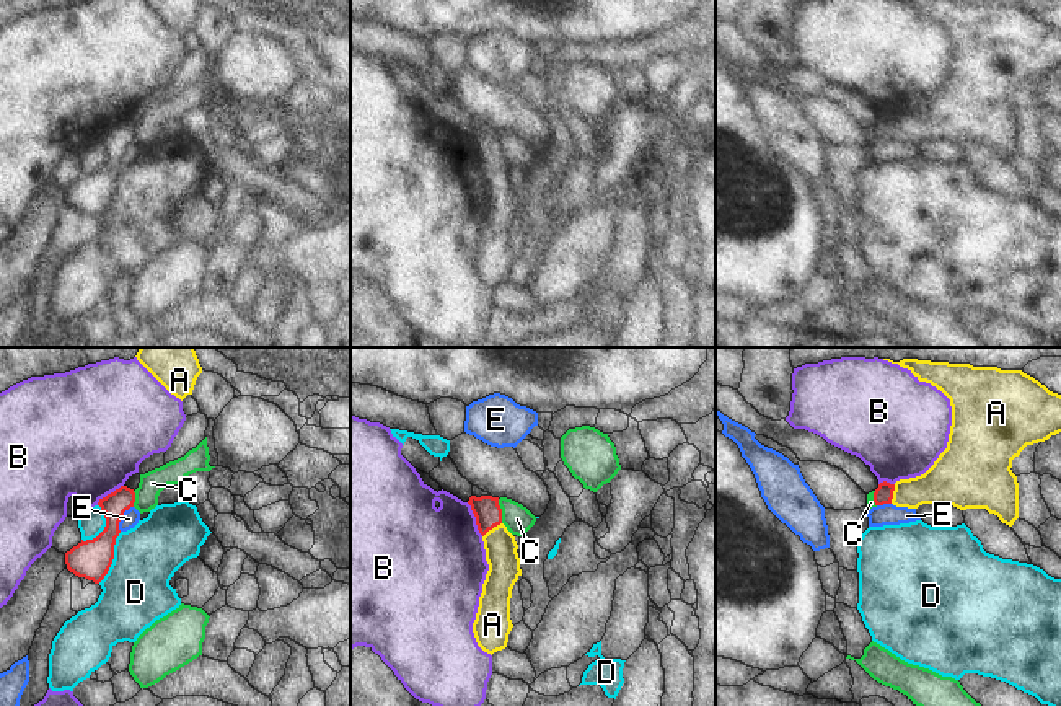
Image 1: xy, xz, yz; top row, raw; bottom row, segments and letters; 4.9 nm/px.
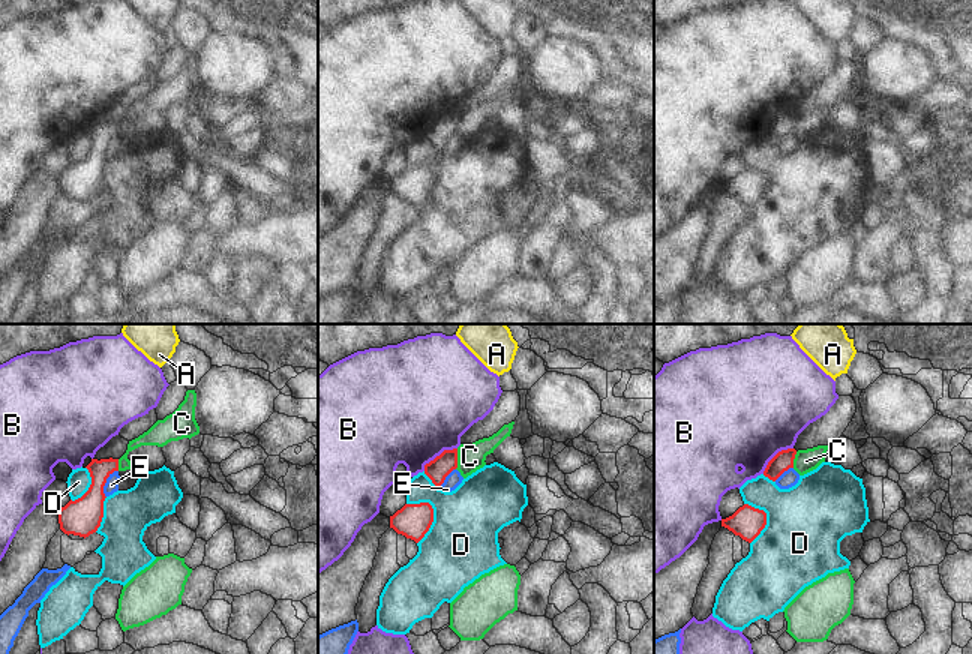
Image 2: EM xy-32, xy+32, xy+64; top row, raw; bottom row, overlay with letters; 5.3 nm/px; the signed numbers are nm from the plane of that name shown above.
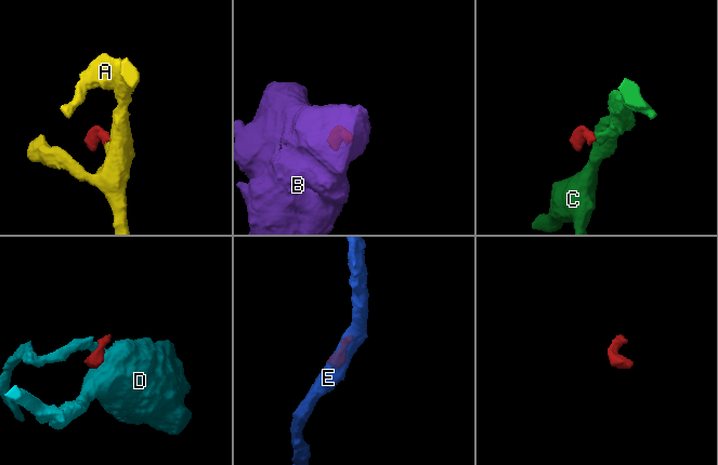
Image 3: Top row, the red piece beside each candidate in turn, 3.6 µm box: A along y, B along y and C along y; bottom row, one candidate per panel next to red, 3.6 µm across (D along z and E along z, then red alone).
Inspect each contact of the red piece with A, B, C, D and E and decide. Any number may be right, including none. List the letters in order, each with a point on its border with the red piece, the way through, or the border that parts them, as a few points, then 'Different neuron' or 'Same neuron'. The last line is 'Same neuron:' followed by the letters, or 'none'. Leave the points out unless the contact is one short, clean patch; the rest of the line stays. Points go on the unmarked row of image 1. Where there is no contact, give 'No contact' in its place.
A: Touches red at xz (491, 163). Path across: xz (486, 144), (491, 163), (501, 183). Same neuron
B: Touches red at xz (476, 154). Different neuron
C: Touches red at xz (501, 145). Boundary: xz (497, 134), (502, 144), (502, 157). Different neuron
D: Touches red at xy (113, 193). Boundary: xy (121, 167), (116, 173), (113, 198), (98, 217). Different neuron
E: Touches red at xy (121, 152). Different neuron
Same neuron: A

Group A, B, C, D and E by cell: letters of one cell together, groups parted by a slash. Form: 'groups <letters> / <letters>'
groups A / B / C / D / E

